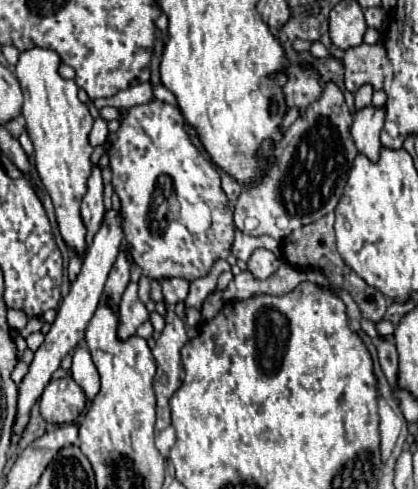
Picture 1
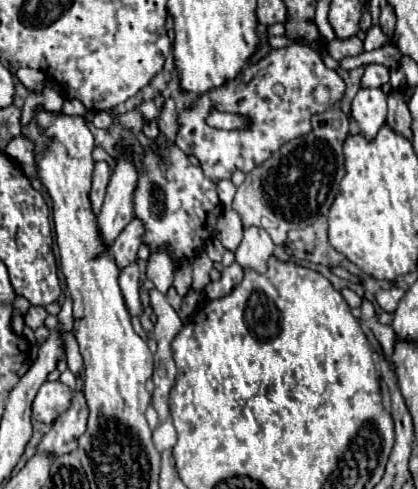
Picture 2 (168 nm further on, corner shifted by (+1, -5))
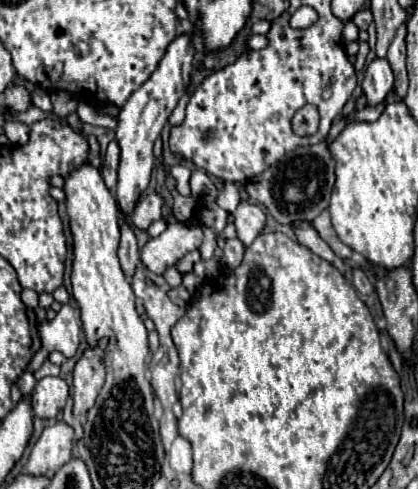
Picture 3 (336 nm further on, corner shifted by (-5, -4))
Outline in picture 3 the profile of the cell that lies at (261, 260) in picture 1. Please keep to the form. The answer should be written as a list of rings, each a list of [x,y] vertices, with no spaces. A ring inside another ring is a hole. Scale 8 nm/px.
[[[241,201],[233,215],[235,215],[237,239],[247,249],[263,233],[265,223],[267,223],[267,215],[261,207],[257,207],[255,203],[249,203],[249,201]]]

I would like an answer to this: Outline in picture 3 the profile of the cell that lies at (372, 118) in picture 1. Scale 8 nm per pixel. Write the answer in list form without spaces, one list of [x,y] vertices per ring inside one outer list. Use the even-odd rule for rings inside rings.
[[[375,59],[367,67],[365,77],[361,81],[361,89],[369,107],[379,105],[393,91],[393,71],[387,59]]]

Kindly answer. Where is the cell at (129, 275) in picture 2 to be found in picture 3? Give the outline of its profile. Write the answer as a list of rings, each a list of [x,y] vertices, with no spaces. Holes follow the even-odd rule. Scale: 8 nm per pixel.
[[[129,225],[121,227],[121,245],[119,245],[119,261],[121,261],[121,269],[125,273],[127,279],[133,277],[137,265],[141,263],[139,259],[139,247],[135,241],[135,233]]]

